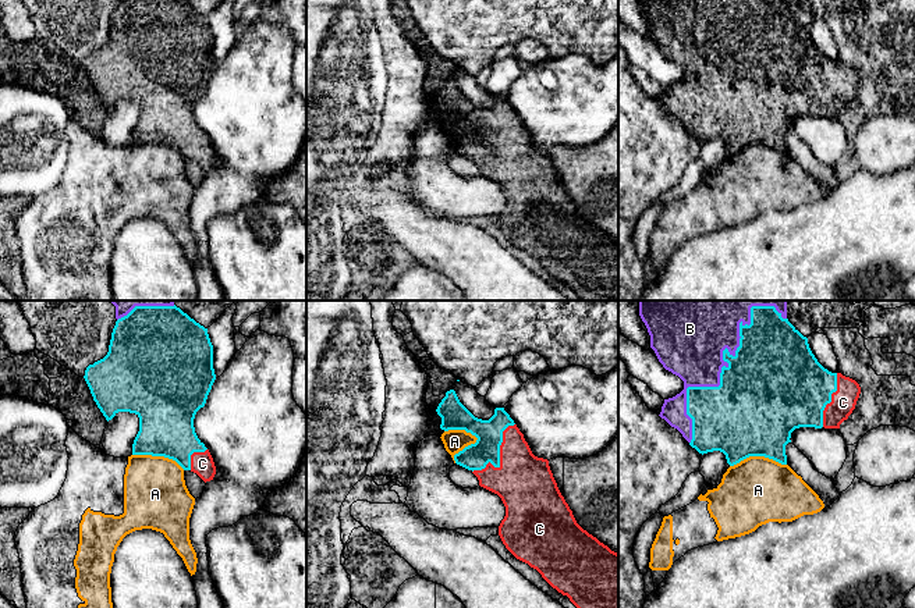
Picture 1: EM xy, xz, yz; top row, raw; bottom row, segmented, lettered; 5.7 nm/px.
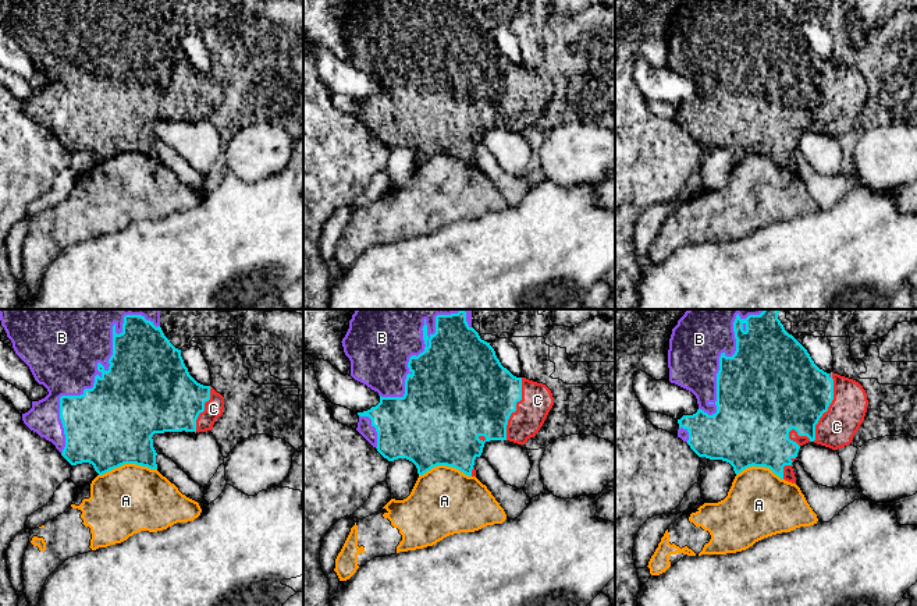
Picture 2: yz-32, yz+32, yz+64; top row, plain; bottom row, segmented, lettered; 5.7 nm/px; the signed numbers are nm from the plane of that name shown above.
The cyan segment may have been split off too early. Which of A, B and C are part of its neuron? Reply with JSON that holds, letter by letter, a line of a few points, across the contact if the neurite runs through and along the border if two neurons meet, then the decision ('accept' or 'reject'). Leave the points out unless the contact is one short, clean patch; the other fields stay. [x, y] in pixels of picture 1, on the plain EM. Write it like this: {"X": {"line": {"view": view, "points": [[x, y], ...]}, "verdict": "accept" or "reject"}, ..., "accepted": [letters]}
{"A": {"verdict": "reject"}, "B": {"verdict": "accept"}, "C": {"verdict": "accept"}, "accepted": ["B", "C"]}

